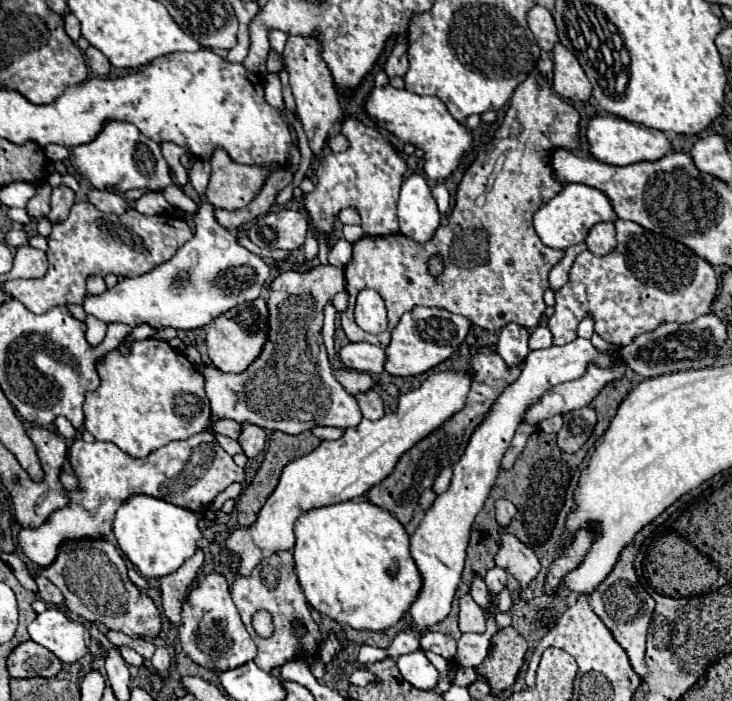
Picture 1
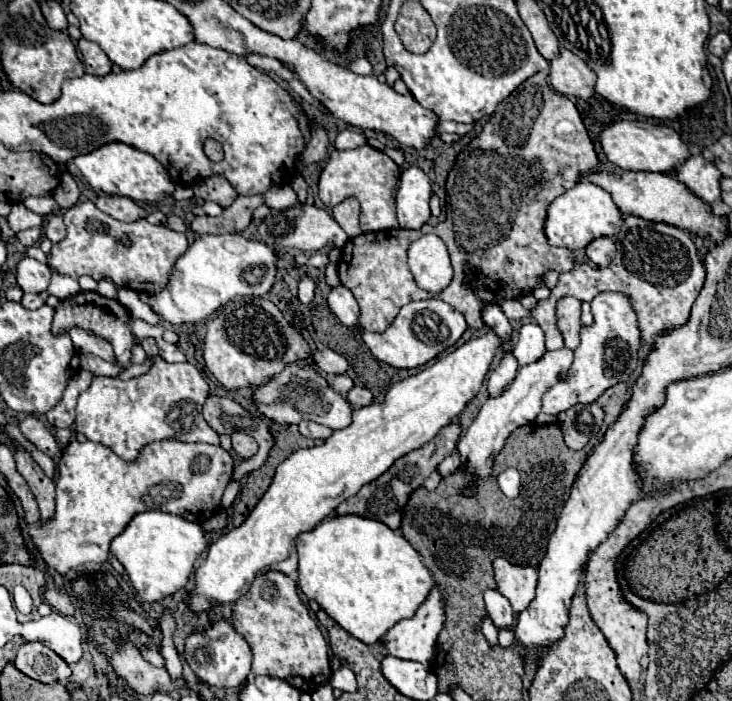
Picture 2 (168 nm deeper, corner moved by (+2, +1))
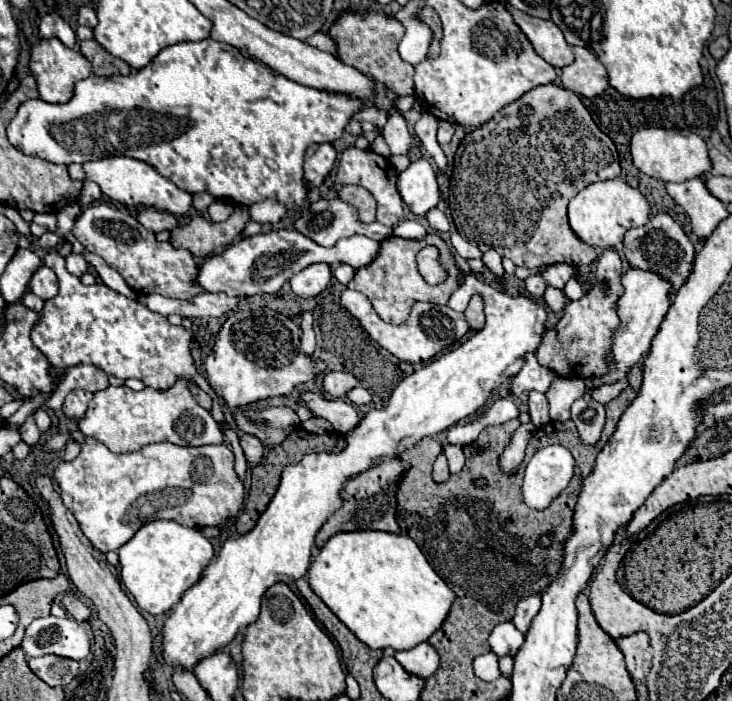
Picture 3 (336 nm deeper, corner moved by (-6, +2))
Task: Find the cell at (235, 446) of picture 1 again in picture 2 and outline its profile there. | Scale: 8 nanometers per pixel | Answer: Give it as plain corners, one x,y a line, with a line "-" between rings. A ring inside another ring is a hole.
160,356
154,358
154,364
150,372
132,378
132,380
114,380
106,376
96,376
90,384
90,388
80,394
78,406
76,406
76,432
82,432
88,440
98,442
106,448
110,448
114,454
118,454
122,460
136,460
138,452
154,442
154,440
180,440
180,442
206,442
206,444
220,444
218,434
206,424
202,418
202,404
208,396
208,382
202,378
202,372
192,366
190,362
182,364
168,364

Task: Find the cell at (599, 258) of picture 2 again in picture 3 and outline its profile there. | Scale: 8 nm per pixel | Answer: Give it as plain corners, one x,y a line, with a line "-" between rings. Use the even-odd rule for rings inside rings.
604,249
596,261
596,281
590,291
582,299
570,301
562,319
544,335
542,345
538,347
540,365
548,365
558,373
558,377
568,379
586,379
606,373
606,353
612,345
612,329
618,325
616,299
622,293
620,271
622,261
616,249

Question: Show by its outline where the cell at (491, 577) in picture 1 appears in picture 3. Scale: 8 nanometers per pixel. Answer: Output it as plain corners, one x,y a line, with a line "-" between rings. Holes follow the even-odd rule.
502,621
494,627
488,641
492,651
498,657
502,657
502,655
514,655
516,649
520,649
520,645
524,643
524,635
512,625
512,621

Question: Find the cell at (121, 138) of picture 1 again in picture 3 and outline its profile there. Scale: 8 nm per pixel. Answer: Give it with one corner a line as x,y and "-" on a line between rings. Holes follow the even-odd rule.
106,157
98,161
84,163
86,179
98,183
102,193
112,201
126,207
154,207
158,211
168,211
172,215
184,215
192,205
192,195
178,189
168,177
160,175
154,165
134,159
134,157

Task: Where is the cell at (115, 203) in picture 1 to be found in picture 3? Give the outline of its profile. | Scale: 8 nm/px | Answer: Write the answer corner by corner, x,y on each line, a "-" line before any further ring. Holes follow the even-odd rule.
144,207
136,213
136,219
146,227
146,229
152,229
156,233
160,233
162,229
176,229
178,227
178,221
172,213
166,213
166,211
156,211
152,207

